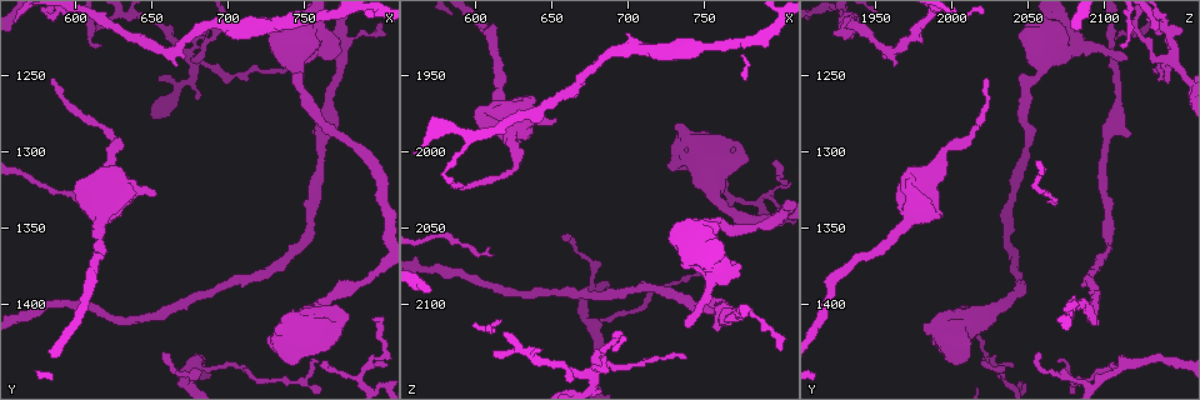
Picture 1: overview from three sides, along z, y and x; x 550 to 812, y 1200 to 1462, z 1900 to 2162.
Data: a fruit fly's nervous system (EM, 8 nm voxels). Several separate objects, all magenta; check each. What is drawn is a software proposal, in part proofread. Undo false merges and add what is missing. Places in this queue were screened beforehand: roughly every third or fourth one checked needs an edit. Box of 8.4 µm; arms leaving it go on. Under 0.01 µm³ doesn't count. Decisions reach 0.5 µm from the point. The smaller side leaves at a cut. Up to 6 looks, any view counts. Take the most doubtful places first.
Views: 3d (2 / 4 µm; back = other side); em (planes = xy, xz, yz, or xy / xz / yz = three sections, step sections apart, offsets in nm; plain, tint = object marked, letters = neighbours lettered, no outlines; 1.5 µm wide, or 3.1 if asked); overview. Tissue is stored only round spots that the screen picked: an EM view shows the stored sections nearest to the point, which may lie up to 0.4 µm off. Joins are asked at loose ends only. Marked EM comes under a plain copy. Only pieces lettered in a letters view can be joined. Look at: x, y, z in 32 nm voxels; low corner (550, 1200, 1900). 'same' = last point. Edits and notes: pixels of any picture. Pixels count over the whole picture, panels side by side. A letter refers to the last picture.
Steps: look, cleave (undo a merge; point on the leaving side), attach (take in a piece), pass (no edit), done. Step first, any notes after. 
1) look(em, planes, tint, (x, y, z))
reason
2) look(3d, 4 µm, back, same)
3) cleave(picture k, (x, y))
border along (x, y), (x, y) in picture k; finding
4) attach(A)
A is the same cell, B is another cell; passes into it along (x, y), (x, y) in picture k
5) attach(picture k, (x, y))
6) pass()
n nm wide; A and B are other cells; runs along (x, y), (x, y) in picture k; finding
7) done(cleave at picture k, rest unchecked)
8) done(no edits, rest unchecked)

look(em, xy, step 8, letters, (658, 1432, 2054))

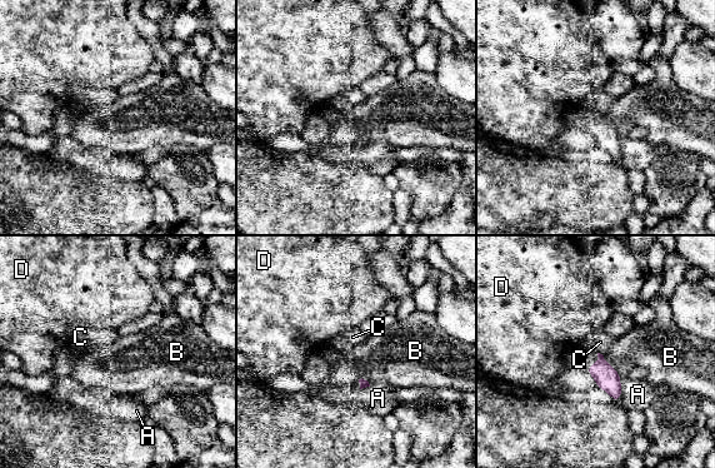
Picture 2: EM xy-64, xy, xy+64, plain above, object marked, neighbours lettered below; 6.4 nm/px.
pass()
A touches over 160 nm; A, B, C and D are other cells; none of them fits

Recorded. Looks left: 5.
look(3d, 2 µm, (738, 1248, 2134))
tapers out

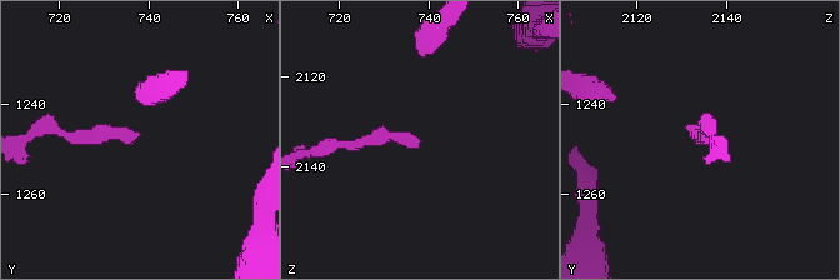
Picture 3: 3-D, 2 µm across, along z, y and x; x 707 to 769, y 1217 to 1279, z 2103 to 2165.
look(em, planes, letters, (738, 1247, 2135))

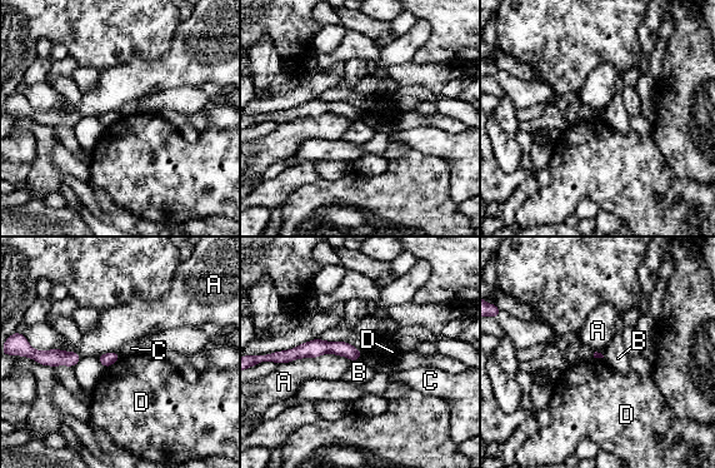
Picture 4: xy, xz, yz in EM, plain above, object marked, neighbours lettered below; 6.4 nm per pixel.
pass()
A, B, C and D are other cells; border along (121, 356), (106, 368) in picture 4; no lettered piece goes on from it

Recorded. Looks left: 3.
look(em, planes, letters, (764, 1290, 2102))
sudden change in width

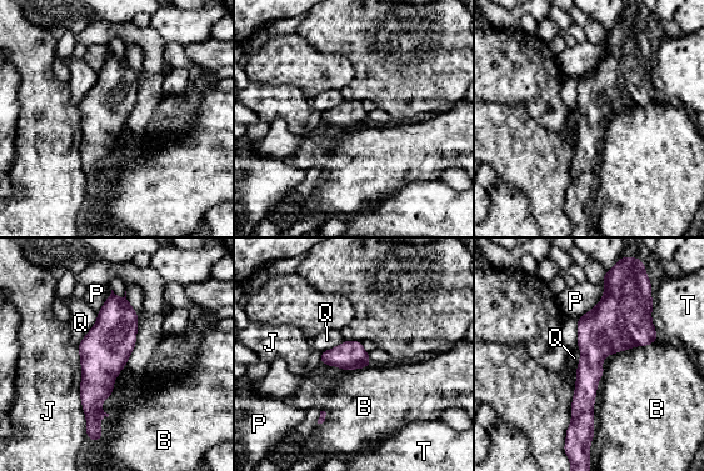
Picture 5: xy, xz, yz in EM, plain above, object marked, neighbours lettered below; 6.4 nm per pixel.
pass()
B, J, P, Q and T are other cells; runs along (609, 285), (587, 431) in picture 5; continuous, no second neuron

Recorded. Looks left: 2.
done(no edits, rest unchecked)

